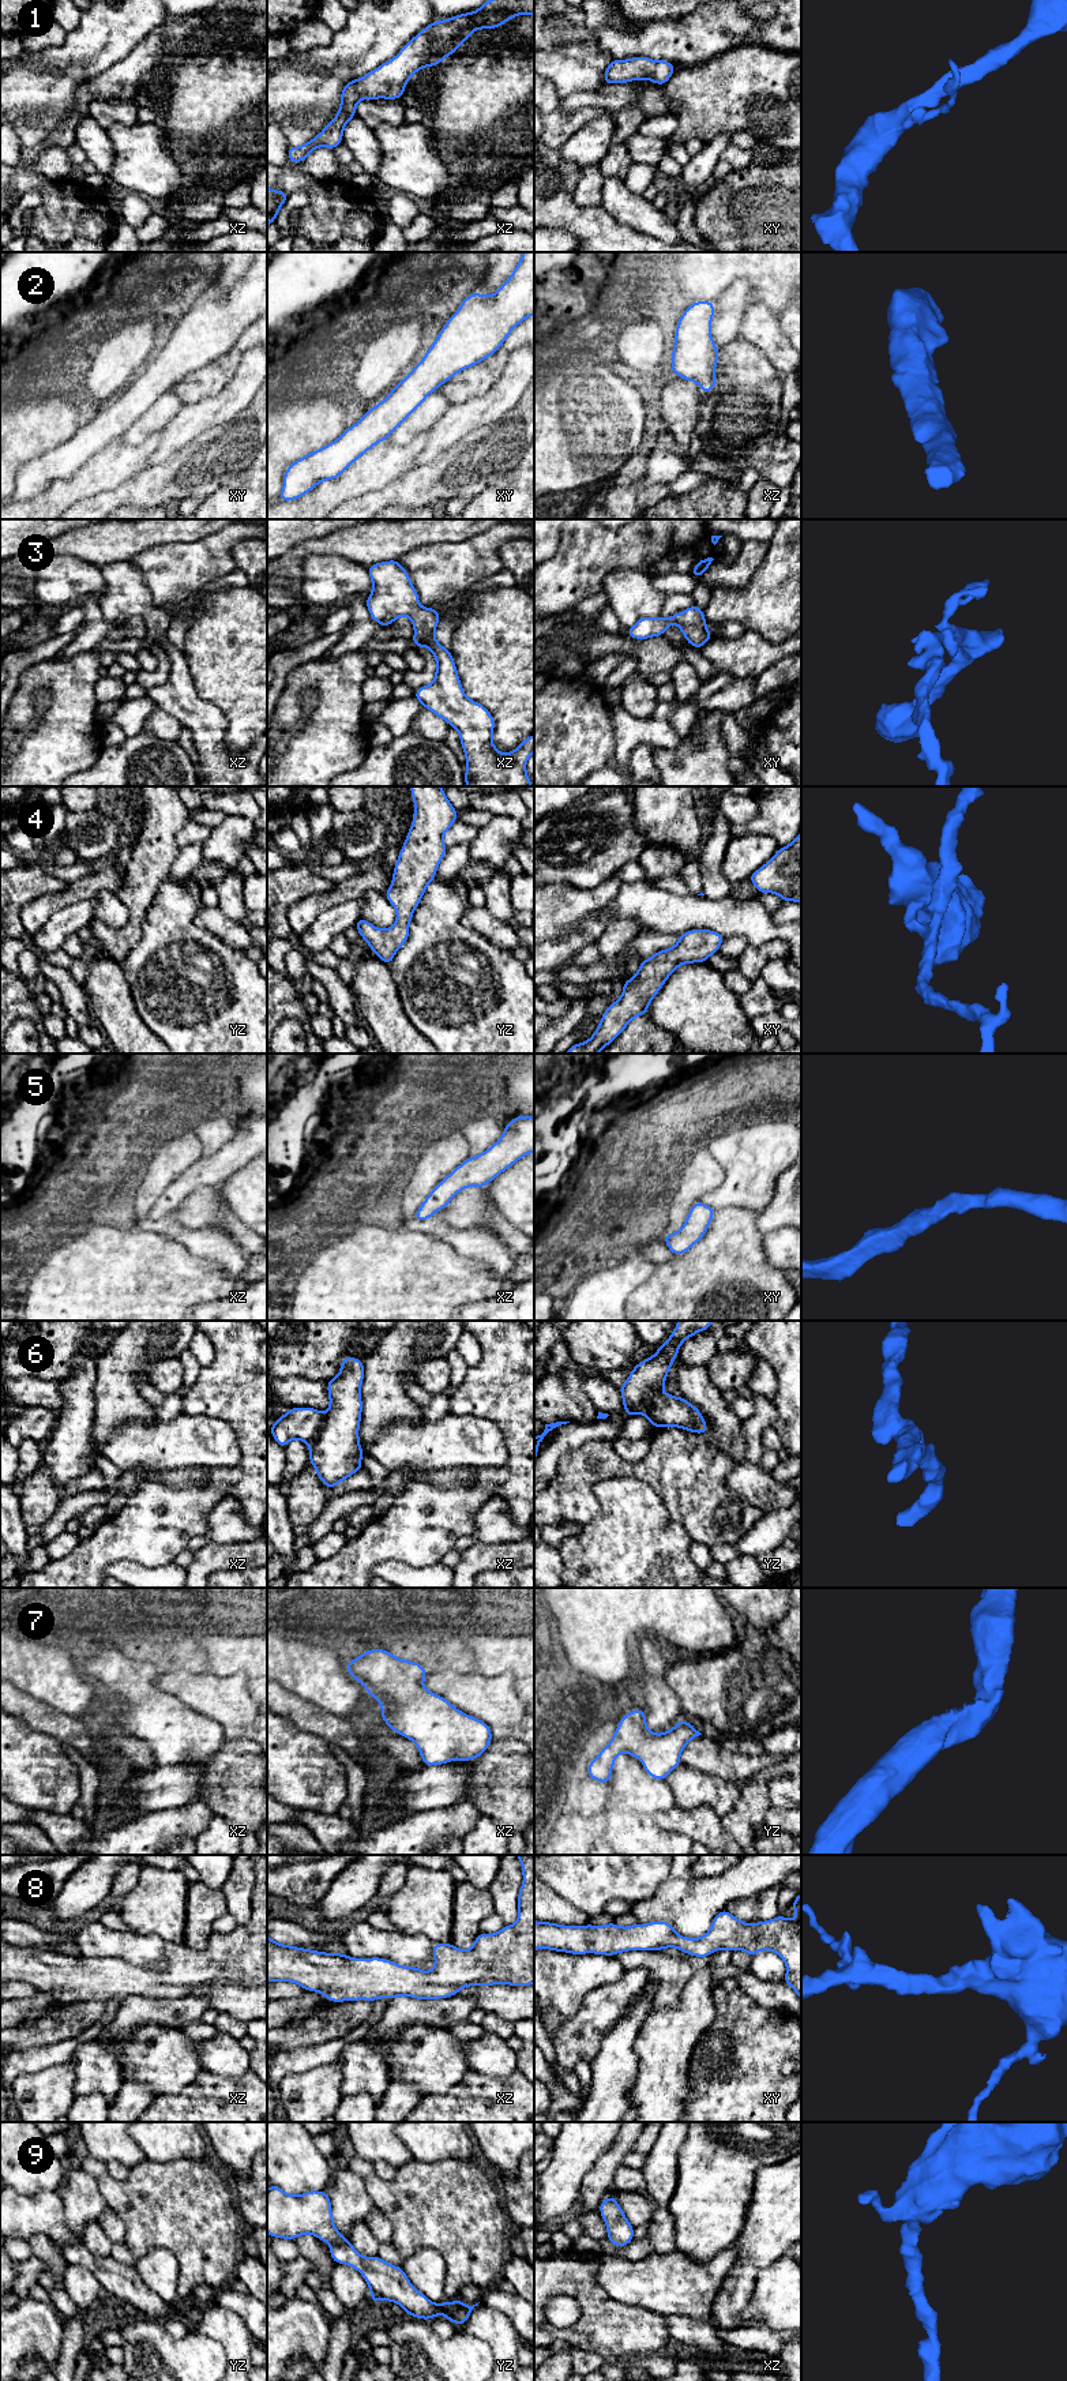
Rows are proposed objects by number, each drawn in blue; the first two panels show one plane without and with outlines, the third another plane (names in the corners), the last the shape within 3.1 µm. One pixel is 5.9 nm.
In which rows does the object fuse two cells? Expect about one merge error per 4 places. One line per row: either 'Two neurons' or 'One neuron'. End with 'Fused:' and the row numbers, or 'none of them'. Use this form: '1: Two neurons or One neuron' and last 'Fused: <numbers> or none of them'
1: One neuron
2: One neuron
3: One neuron
4: One neuron
5: One neuron
6: Two neurons
7: One neuron
8: One neuron
9: One neuron
Fused: 6

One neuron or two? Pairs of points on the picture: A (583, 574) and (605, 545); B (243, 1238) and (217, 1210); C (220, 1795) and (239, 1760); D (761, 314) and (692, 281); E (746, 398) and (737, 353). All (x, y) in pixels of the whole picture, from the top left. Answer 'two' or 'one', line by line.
A: one
B: one
C: one
D: two
E: one

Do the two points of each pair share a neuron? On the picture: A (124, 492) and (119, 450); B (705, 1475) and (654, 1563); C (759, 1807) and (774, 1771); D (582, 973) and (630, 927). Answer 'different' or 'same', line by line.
A: different
B: different
C: same
D: same

